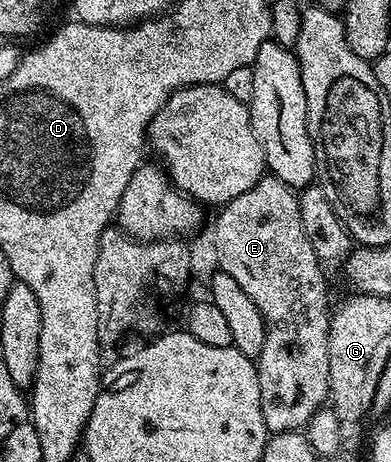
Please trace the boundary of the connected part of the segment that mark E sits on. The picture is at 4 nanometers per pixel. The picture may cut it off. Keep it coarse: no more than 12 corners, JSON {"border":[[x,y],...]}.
{"border":[[266,174],[220,209],[216,267],[265,319],[270,433],[329,400],[326,269]]}

